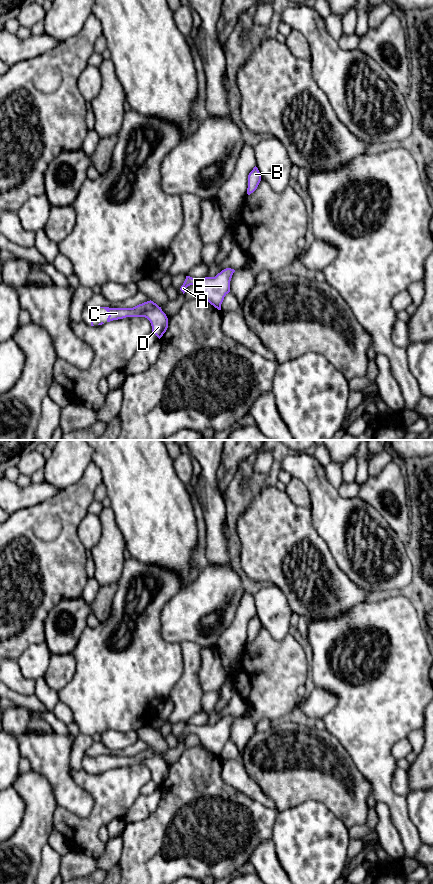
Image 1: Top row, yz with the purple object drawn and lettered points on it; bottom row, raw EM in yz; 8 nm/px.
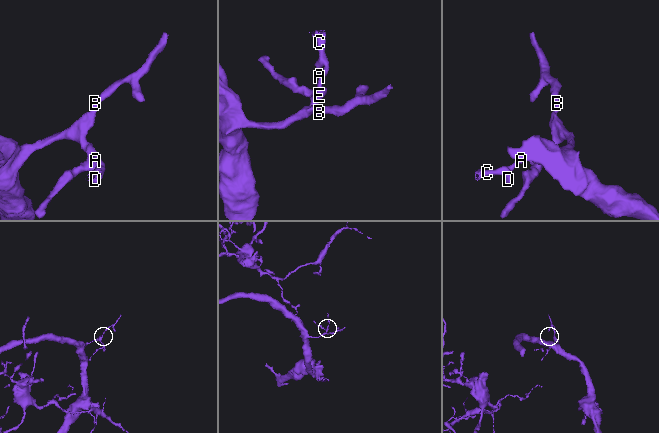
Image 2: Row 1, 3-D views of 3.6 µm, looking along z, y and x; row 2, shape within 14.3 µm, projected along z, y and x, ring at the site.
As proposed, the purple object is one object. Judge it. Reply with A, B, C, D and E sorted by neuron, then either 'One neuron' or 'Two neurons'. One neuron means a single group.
Groups: A B C D E. One neuron

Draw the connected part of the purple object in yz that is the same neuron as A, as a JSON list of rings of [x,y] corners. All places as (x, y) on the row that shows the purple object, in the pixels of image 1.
[[[226,268],[218,273],[215,277],[192,278],[186,276],[186,279],[180,290],[185,293],[188,286],[196,286],[200,294],[215,308],[221,310],[221,304],[224,297],[230,292],[230,281],[234,269]]]

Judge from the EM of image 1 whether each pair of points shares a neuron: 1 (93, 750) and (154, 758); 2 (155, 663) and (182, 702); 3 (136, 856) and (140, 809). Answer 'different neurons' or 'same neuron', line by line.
1: different neurons
2: different neurons
3: different neurons

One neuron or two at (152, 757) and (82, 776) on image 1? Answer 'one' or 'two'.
two

